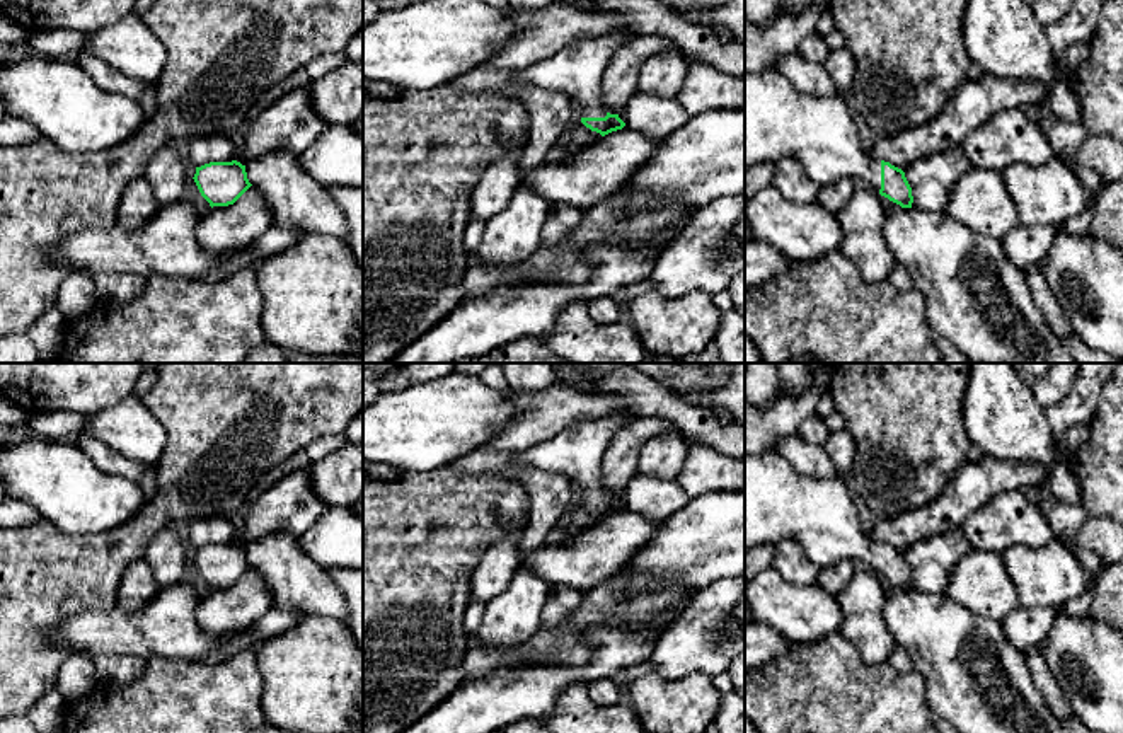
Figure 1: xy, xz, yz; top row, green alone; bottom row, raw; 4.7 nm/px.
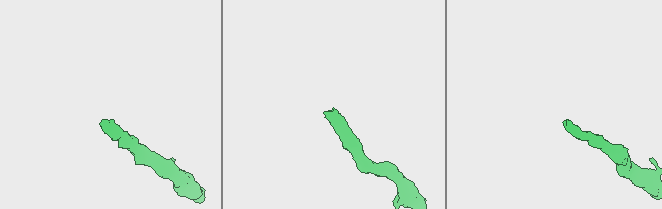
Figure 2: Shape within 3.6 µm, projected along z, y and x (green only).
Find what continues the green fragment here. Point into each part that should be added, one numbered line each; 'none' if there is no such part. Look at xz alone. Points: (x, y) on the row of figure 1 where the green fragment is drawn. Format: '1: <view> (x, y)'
1: xz (576, 70)

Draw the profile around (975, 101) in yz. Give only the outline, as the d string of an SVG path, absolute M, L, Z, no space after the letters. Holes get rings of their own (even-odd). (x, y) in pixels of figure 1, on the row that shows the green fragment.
M988 73L980 75L976 80L966 78L932 121L895 135L883 135L869 148L866 148L866 153L871 159L890 162L891 165L905 170L910 164L922 157L930 157L942 150L961 147L963 140L970 133L997 113L1021 109L1028 104L1039 104L1046 95L1048 89L1045 84L1036 80L1002 80Z

